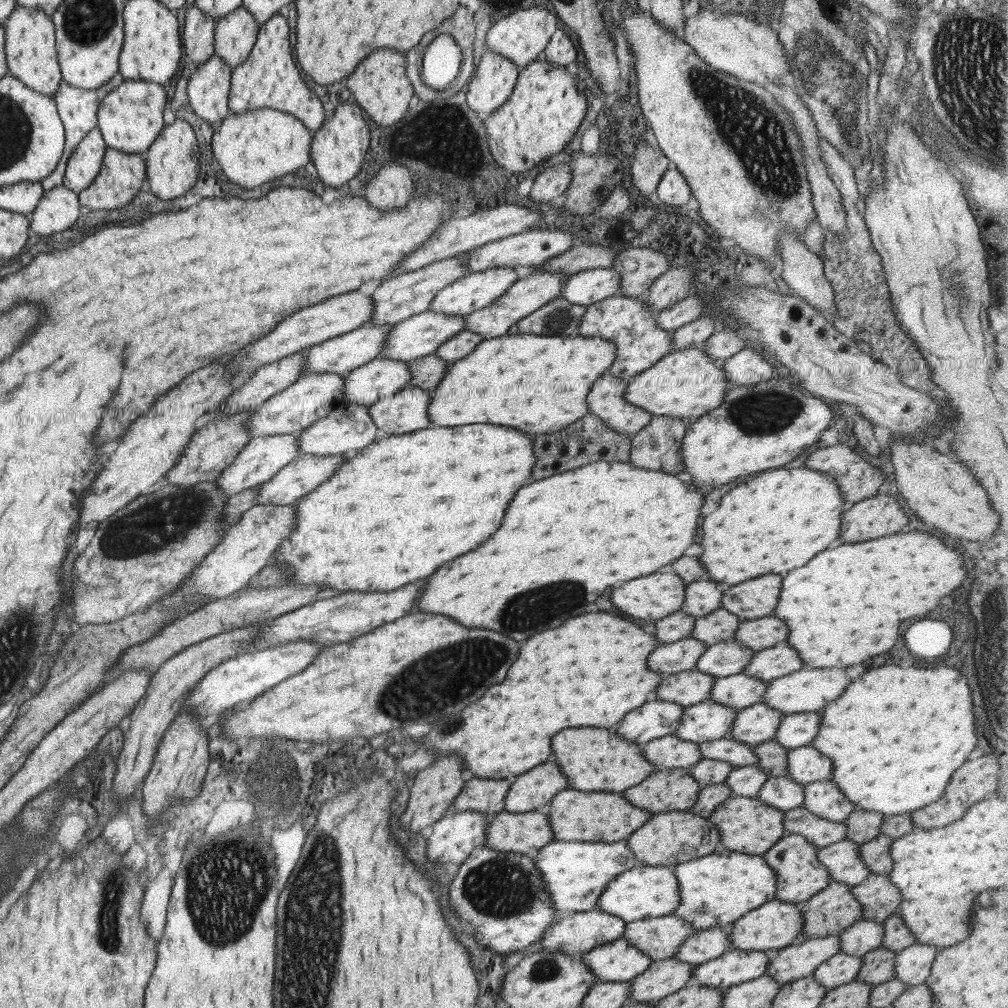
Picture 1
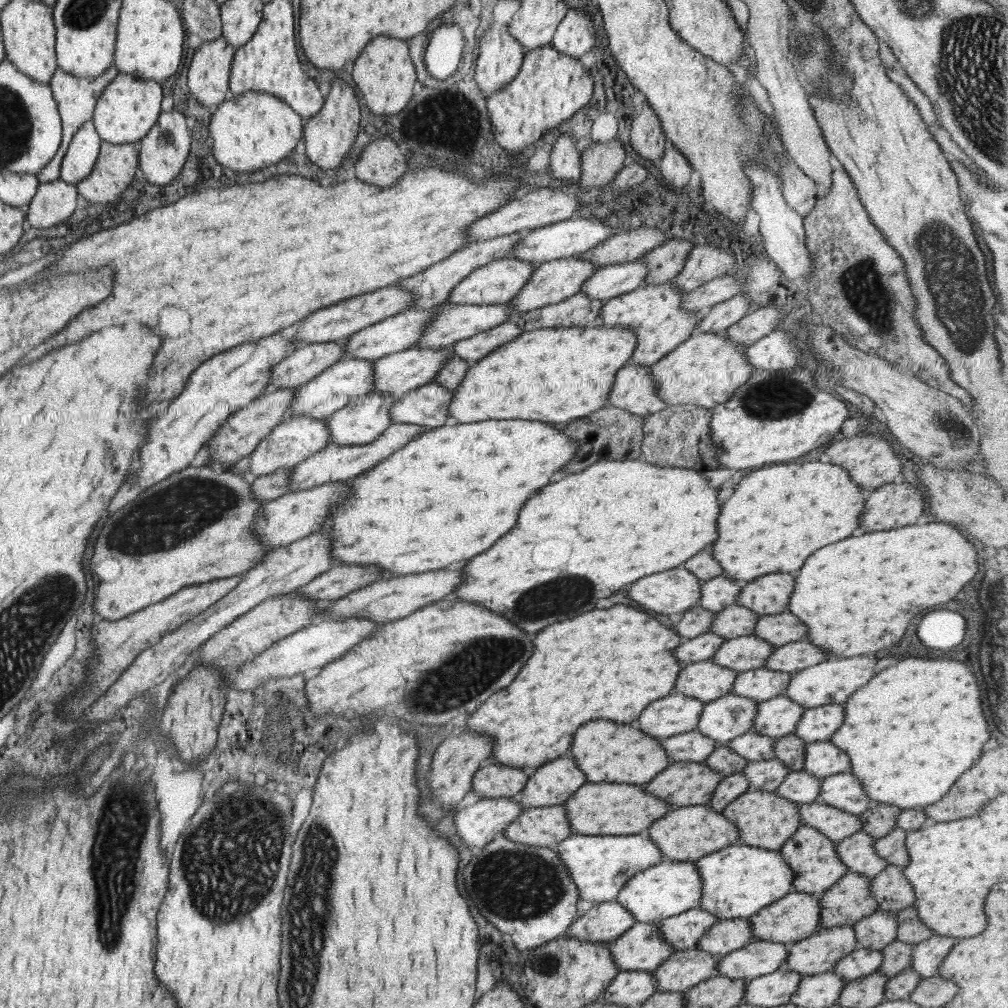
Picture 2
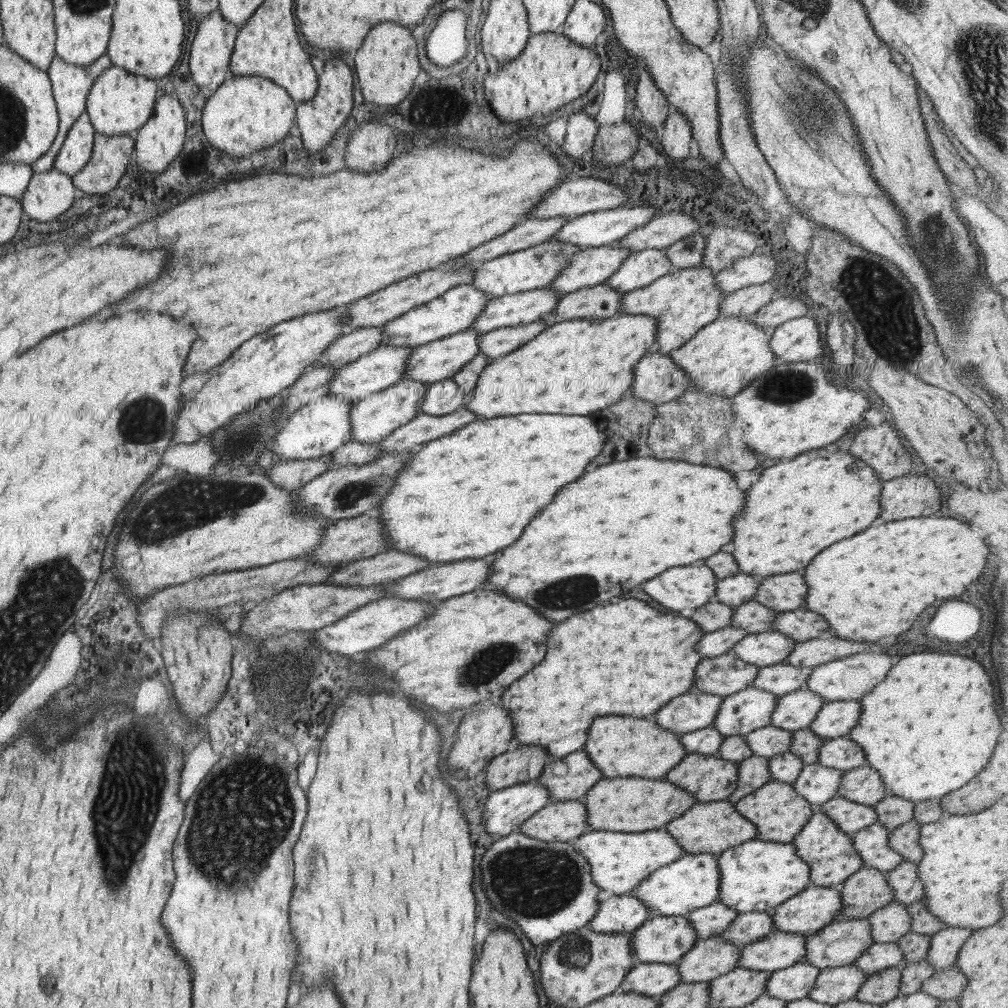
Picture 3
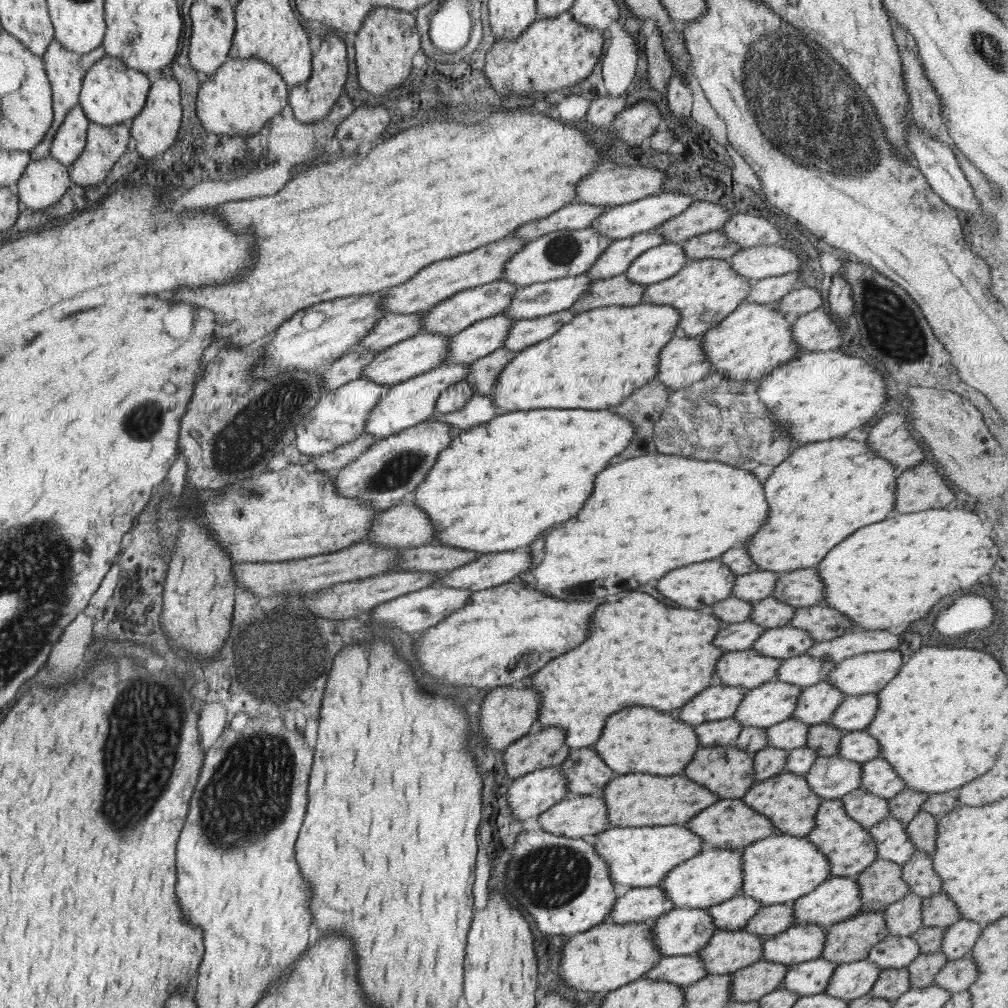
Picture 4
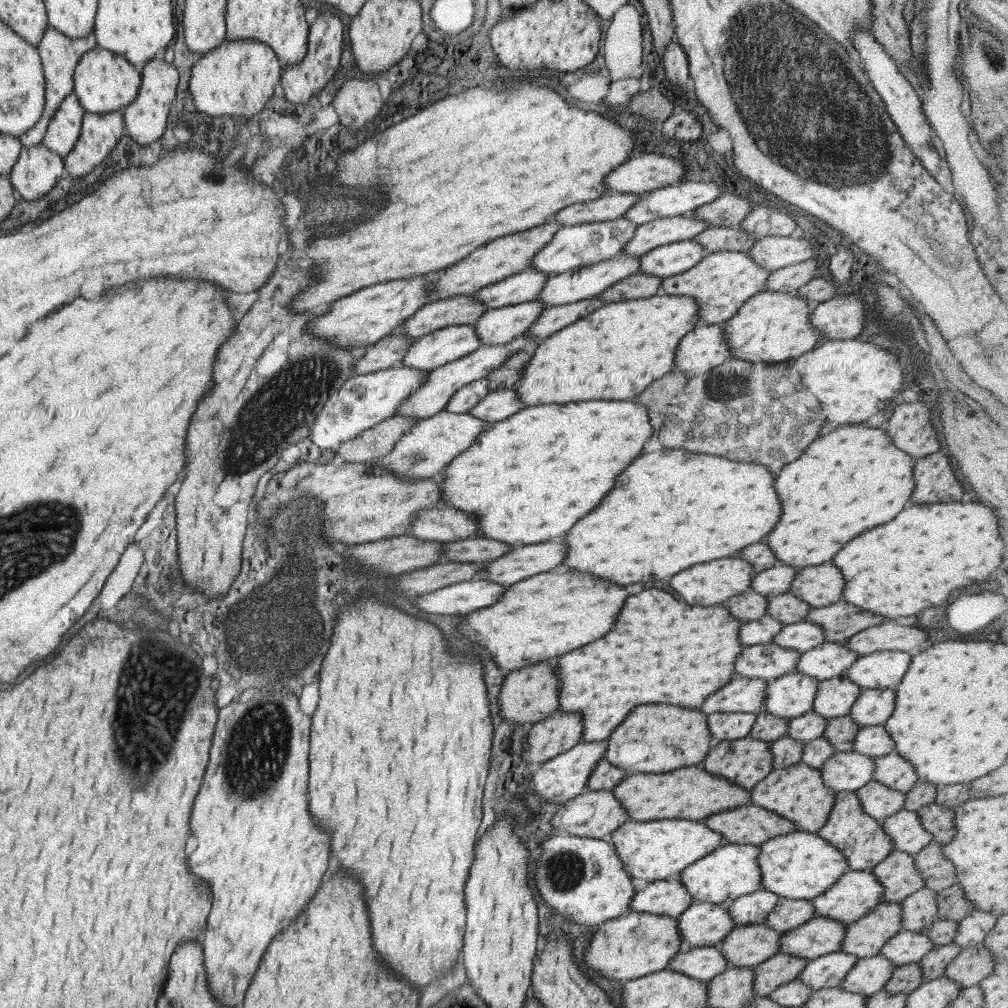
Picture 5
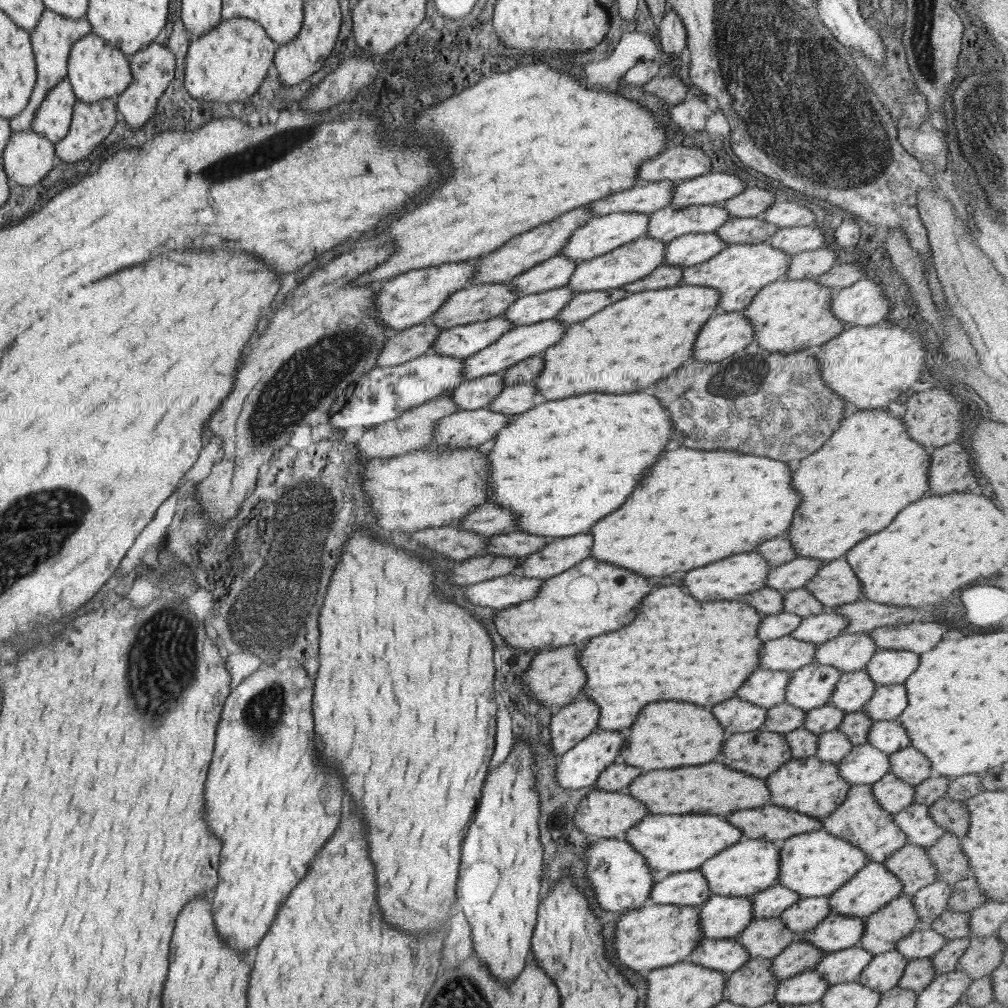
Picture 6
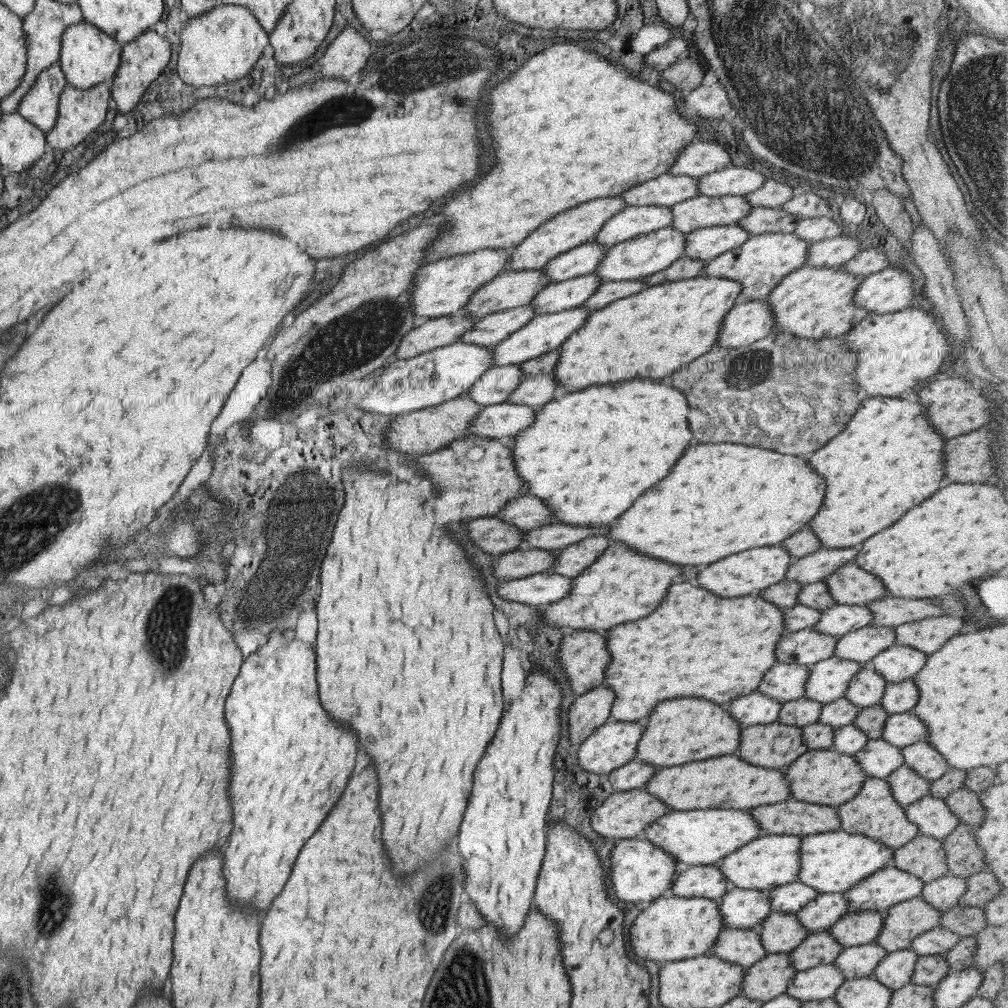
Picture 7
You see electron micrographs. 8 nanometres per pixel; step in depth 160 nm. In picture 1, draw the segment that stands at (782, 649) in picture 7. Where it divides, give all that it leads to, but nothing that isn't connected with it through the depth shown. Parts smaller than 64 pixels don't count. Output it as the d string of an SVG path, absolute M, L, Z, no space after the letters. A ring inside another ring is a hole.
M695 667L677 673L666 674L655 687L652 698L674 702L685 708L709 698L715 676L699 672Z

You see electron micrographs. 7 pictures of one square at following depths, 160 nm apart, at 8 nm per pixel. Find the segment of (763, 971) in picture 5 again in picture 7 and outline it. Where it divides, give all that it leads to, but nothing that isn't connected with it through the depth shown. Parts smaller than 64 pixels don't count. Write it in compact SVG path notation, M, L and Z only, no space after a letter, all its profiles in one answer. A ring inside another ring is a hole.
M825 930L809 933L804 939L798 947L788 953L790 964L797 971L833 963L837 954L843 950L839 942L833 941Z

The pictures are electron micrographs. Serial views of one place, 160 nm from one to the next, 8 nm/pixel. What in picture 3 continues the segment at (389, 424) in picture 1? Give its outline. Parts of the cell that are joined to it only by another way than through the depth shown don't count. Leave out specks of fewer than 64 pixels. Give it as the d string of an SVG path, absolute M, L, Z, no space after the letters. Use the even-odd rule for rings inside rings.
M443 379L430 383L420 402L420 412L431 416L445 416L461 407L466 394L453 382Z

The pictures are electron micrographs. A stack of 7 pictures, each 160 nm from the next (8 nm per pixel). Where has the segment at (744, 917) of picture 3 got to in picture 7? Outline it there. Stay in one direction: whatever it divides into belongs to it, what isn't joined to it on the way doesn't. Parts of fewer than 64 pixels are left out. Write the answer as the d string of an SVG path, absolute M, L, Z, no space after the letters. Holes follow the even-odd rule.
M831 892L817 893L794 914L807 933L819 933L835 925L847 912L848 904L842 893Z

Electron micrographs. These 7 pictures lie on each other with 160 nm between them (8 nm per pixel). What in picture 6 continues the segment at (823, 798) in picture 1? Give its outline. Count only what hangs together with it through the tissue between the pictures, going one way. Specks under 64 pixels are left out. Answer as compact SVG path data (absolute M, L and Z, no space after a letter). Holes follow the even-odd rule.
M912 746L888 754L888 763L891 774L913 787L933 776L926 756Z

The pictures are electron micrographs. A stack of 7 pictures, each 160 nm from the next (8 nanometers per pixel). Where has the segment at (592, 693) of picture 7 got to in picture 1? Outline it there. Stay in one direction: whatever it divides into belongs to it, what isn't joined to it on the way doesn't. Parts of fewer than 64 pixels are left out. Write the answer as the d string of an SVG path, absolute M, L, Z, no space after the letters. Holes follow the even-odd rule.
M465 778L464 786L452 800L454 812L474 810L485 814L496 814L504 810L503 799L510 779Z

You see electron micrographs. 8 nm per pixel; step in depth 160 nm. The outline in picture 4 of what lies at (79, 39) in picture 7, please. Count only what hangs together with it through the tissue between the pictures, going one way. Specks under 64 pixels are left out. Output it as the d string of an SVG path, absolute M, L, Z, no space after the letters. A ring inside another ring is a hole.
M105 54L84 75L78 106L89 118L89 122L114 126L130 122L142 111L149 90L149 80L145 74L129 68L126 62Z

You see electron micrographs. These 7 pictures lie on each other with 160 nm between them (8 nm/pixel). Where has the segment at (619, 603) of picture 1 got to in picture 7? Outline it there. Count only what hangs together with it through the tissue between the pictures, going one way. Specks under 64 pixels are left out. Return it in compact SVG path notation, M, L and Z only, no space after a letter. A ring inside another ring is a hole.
M779 544L767 546L767 548L751 548L747 552L737 552L737 554L725 556L723 560L717 560L715 564L705 566L697 574L697 586L705 588L717 596L723 596L723 598L745 596L783 580L790 564L791 556Z

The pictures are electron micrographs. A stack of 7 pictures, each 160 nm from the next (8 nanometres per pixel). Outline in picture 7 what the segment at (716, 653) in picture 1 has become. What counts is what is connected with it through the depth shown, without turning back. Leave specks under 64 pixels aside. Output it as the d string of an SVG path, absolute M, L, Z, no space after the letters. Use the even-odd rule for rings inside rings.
M834 604L831 608L826 608L821 612L812 628L821 634L838 637L864 627L871 617L866 605Z

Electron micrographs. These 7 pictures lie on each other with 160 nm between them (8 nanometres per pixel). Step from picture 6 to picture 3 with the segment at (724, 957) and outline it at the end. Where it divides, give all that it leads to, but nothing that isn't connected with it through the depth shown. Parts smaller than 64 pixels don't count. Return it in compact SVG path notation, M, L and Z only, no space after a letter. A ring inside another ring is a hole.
M637 962L629 969L618 990L658 997L679 983L676 963Z

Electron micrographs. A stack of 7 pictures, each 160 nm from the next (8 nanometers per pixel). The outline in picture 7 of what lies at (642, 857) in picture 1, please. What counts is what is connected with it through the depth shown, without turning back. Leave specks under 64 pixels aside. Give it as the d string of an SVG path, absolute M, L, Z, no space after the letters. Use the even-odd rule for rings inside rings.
M787 798L775 804L748 809L761 828L760 834L812 835L839 829L835 806L799 802Z

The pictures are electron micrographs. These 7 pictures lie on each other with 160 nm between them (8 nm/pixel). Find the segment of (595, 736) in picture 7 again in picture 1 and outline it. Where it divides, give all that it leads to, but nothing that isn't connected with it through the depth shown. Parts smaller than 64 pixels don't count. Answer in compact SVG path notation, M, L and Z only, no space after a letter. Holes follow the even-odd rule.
M462 810L445 817L437 819L426 831L425 856L430 866L435 862L462 863L467 855L475 848L483 846L484 828L492 820L494 814L475 812L474 810Z

